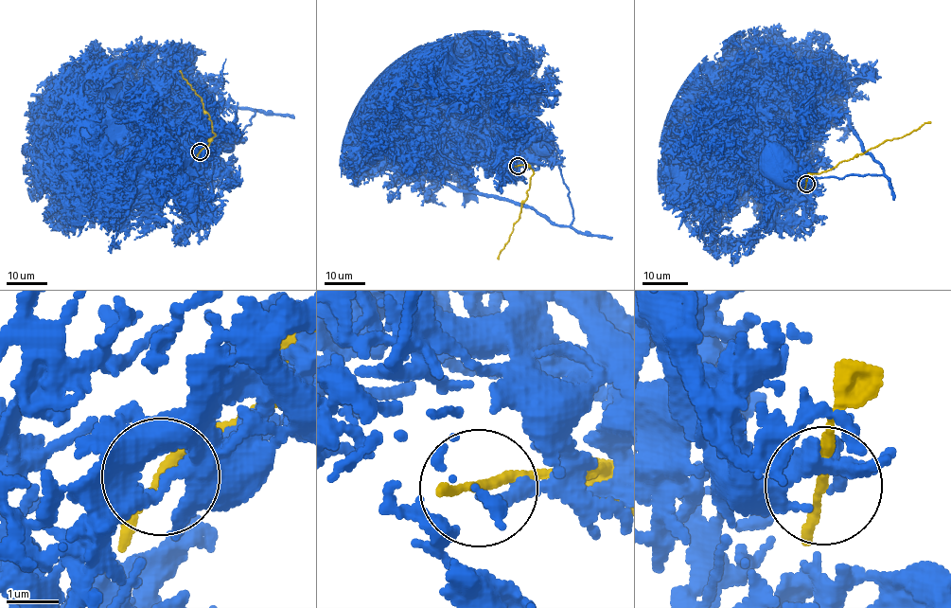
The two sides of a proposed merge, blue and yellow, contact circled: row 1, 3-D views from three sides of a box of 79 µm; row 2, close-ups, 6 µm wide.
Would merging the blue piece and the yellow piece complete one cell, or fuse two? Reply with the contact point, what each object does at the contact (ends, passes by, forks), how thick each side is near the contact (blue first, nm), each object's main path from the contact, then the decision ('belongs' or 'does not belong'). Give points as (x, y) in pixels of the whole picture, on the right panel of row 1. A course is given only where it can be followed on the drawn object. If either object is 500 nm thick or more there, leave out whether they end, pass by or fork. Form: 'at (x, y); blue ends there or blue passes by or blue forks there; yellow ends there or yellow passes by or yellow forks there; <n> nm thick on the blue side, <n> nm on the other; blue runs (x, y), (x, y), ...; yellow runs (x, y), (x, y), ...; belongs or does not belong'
at (806, 184); blue ends there; yellow passes by; 220 nm thick on the blue side, 160 nm on the other; blue runs (807, 184), (805, 177), (789, 168); yellow runs (806, 183), (806, 178), (829, 170), (839, 163), (887, 140), (909, 134), (930, 121); does not belong

